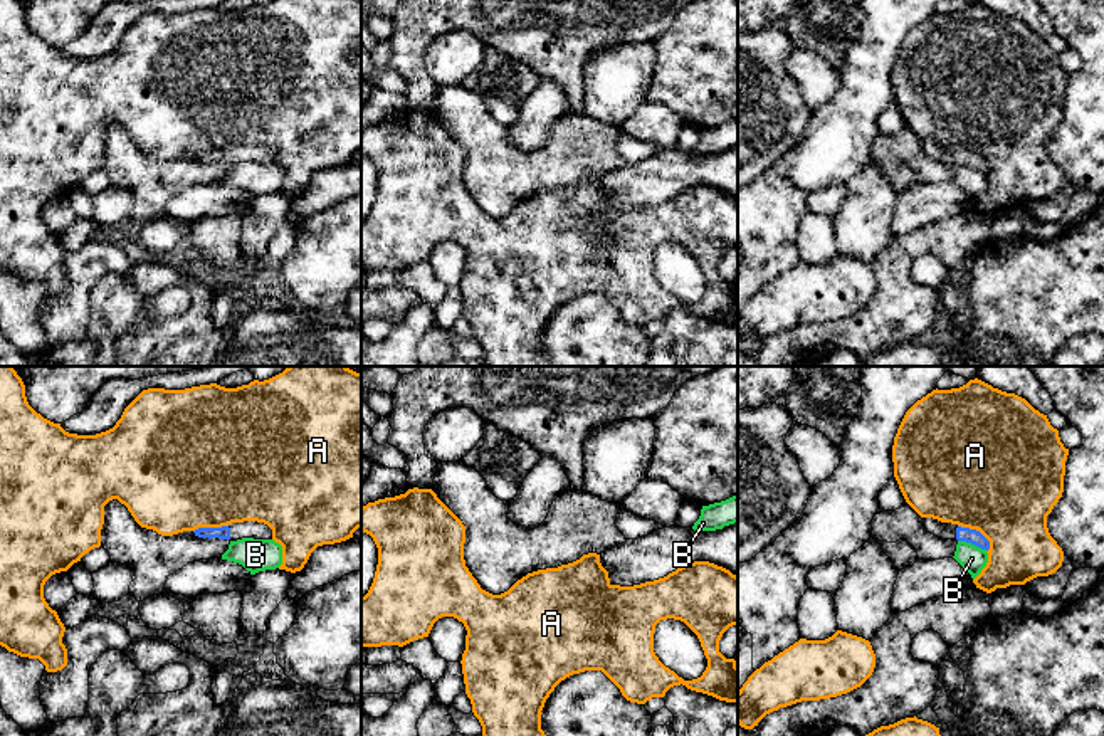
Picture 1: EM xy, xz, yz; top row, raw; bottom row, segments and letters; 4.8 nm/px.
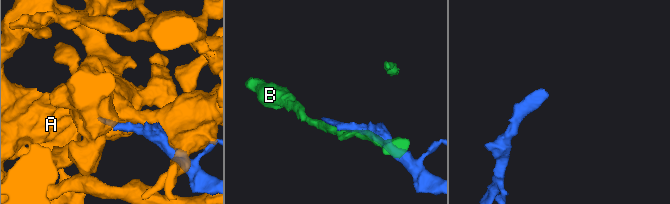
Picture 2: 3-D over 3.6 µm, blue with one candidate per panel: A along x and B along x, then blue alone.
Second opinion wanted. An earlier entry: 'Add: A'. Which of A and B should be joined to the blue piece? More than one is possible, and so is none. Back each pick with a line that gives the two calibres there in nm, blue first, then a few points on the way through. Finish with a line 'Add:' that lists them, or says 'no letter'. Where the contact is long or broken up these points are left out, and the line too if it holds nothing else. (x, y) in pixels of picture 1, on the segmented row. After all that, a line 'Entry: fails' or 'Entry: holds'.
Add: no letter
Entry: fails

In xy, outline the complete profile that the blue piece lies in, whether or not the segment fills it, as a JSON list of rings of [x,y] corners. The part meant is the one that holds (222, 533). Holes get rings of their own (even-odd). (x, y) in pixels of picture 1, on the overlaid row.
[[[244,521],[244,523],[232,523],[222,528],[198,528],[193,531],[198,538],[218,538],[218,539],[230,539],[237,541],[242,538],[254,538],[254,539],[272,539],[272,529],[257,521]]]

